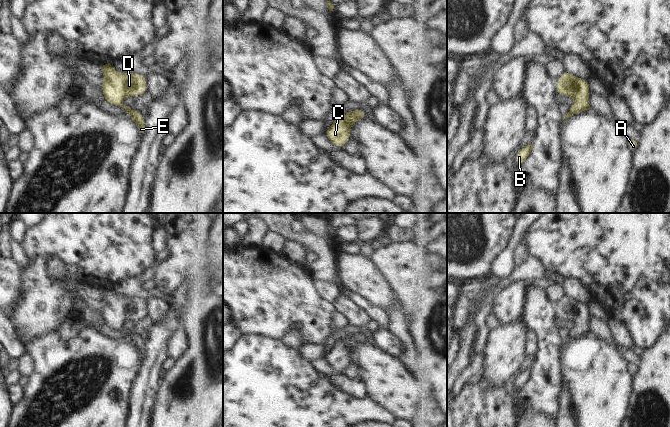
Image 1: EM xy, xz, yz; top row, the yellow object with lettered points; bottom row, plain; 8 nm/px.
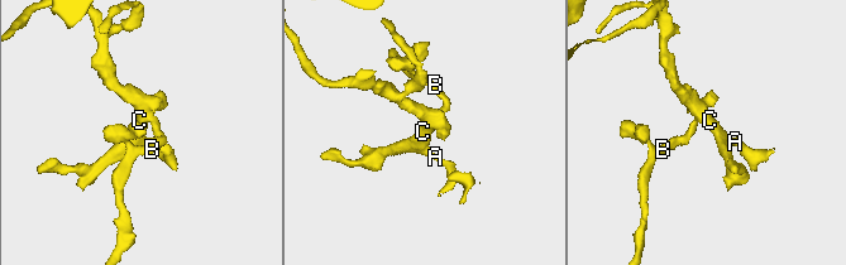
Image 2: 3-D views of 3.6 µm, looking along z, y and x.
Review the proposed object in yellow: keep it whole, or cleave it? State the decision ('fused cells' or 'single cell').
single cell

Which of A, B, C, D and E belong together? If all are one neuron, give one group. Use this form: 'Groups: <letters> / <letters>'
Groups: A B C D E

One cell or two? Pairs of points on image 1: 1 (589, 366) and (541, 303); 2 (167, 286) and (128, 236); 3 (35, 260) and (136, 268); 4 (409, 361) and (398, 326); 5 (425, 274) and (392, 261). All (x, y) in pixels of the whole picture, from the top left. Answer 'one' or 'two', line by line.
1: two
2: two
3: one
4: one
5: one

